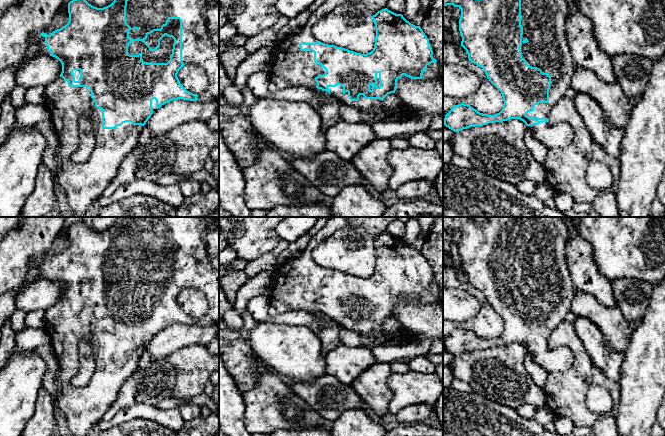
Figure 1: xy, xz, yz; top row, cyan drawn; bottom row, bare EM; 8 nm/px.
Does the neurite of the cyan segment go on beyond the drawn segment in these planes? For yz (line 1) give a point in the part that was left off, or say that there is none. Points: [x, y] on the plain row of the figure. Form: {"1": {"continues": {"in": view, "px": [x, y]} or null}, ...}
{"1": {"continues": {"in": "yz", "px": [544, 239]}}}

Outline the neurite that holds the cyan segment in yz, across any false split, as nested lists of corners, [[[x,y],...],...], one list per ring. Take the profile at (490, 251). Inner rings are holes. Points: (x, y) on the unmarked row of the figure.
[[[443,217],[443,230],[447,229],[461,233],[461,270],[466,274],[468,283],[484,293],[489,305],[501,316],[504,328],[499,337],[488,339],[461,327],[445,339],[443,348],[454,356],[459,356],[470,351],[519,343],[532,355],[534,363],[547,373],[568,370],[574,360],[571,350],[566,347],[550,348],[548,343],[552,331],[570,312],[575,292],[566,266],[565,247],[570,236],[565,220],[562,217],[487,217],[482,222],[476,222],[472,217]]]

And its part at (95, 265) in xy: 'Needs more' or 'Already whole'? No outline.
Needs more

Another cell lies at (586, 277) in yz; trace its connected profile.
[[[578,234],[566,242],[565,255],[574,288],[593,295],[608,308],[616,307],[612,282],[600,273],[591,244]]]

